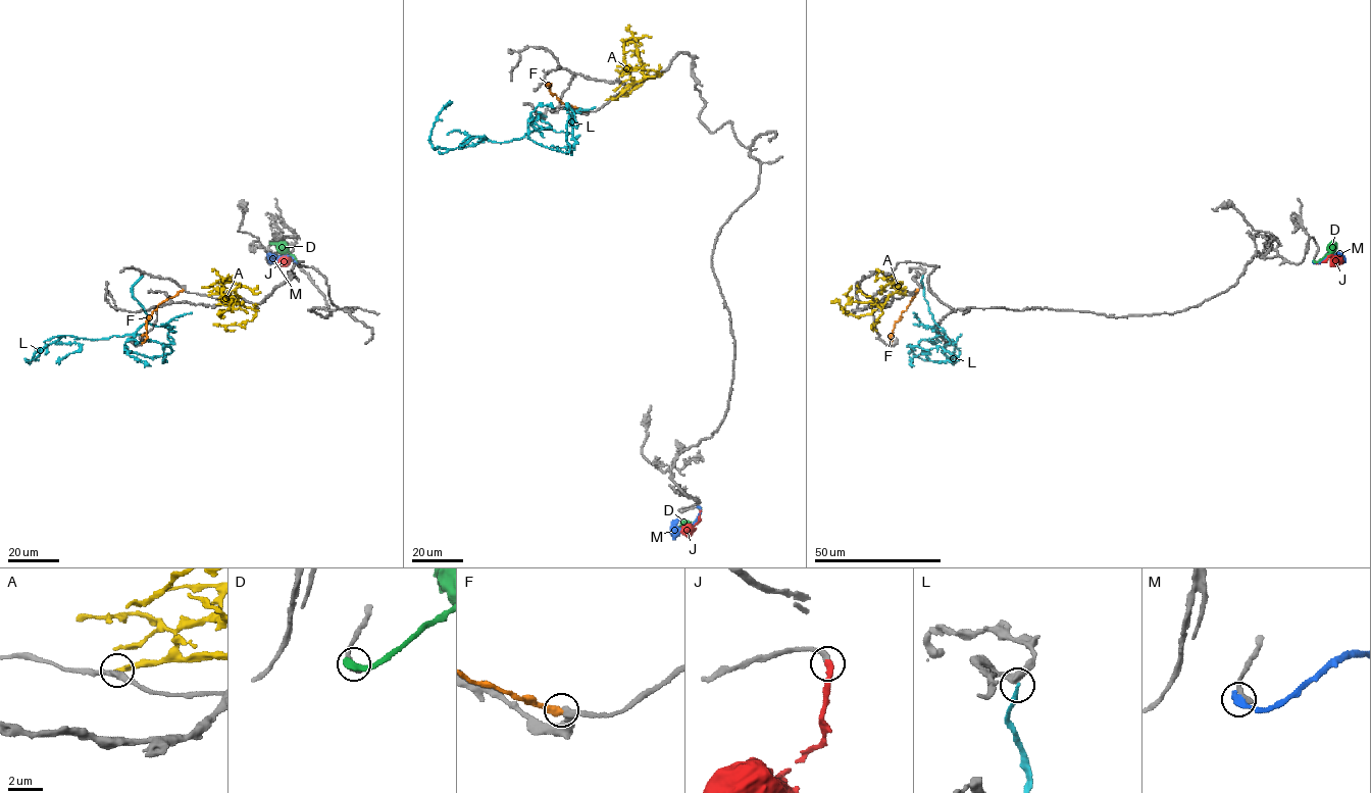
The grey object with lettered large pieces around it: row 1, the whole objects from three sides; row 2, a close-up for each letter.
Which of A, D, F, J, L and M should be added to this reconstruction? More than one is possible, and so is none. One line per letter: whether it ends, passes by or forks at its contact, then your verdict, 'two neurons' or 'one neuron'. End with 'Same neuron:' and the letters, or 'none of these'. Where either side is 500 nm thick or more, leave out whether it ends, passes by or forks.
A: it ends | two neurons
D: it ends | two neurons
F: it ends | two neurons
J: it ends | one neuron
L: it ends | two neurons
M: it ends | two neurons
Same neuron: J

